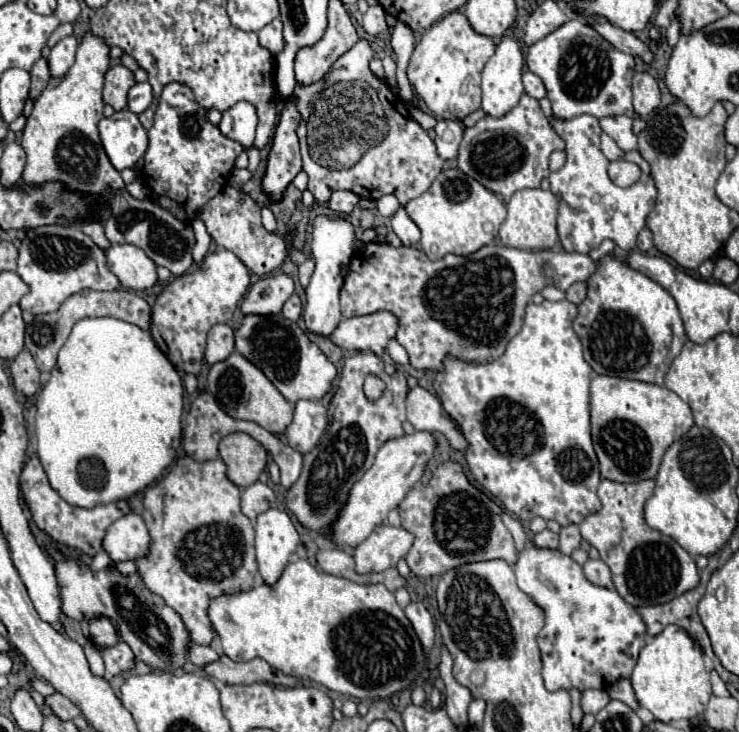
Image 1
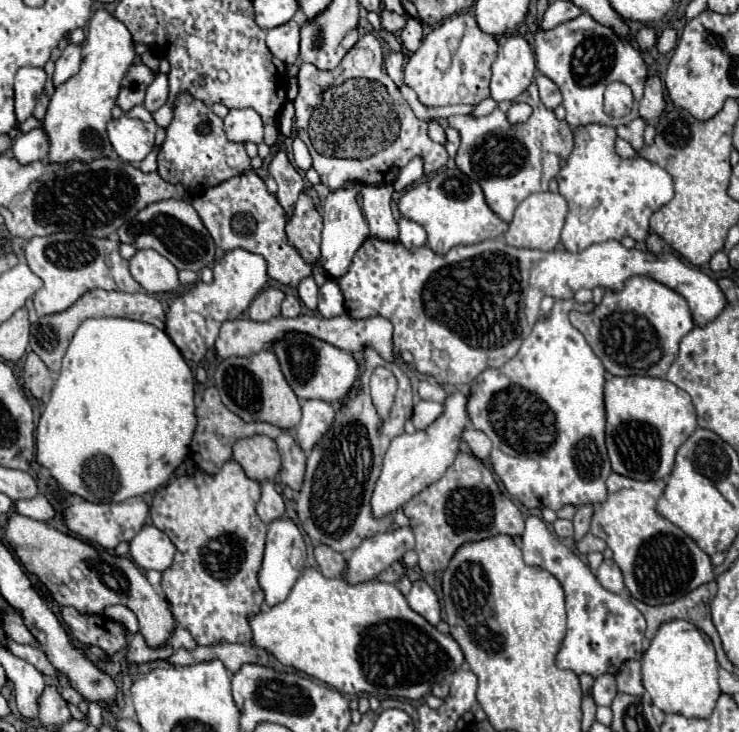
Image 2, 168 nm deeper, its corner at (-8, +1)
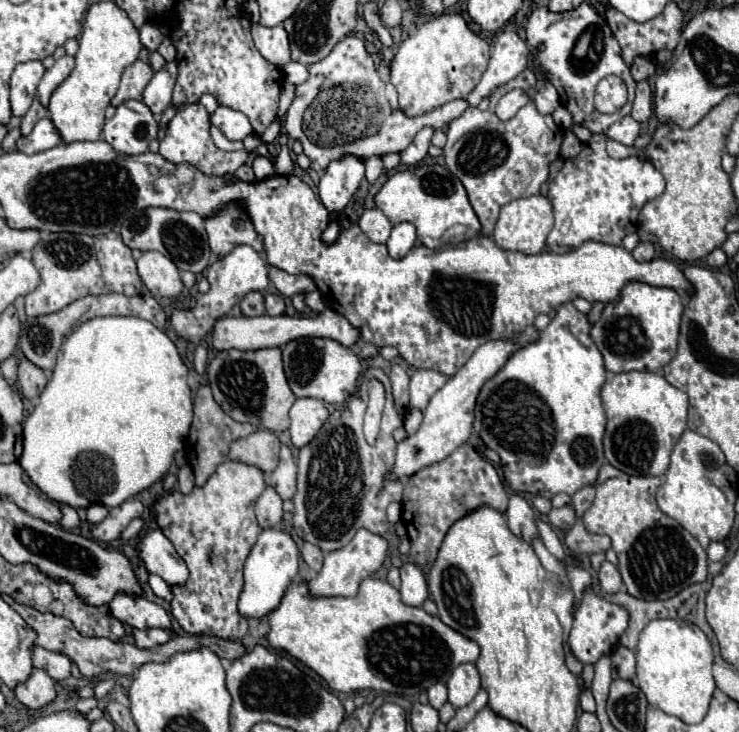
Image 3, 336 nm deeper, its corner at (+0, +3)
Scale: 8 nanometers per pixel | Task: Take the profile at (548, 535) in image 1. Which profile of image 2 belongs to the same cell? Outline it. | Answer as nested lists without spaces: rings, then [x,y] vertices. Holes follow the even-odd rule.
[[[557,519],[557,521],[553,523],[553,529],[555,529],[557,537],[561,537],[561,539],[569,539],[569,537],[573,537],[573,523],[571,523],[571,521]]]

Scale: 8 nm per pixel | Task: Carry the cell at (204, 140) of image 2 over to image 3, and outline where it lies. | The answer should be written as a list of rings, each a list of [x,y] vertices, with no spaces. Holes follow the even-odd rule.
[[[201,103],[185,105],[185,109],[177,111],[177,115],[169,121],[167,135],[159,145],[159,153],[171,161],[171,163],[191,163],[205,175],[225,175],[225,173],[235,173],[241,165],[247,163],[249,153],[247,151],[221,151],[215,147],[211,135],[209,135],[209,113]]]

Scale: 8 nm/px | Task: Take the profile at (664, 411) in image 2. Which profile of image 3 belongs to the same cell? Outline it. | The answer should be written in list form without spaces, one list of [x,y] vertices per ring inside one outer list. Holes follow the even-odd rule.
[[[629,371],[613,375],[601,389],[603,407],[607,413],[607,431],[605,431],[605,457],[607,461],[629,473],[629,475],[663,475],[669,467],[669,457],[673,445],[687,427],[687,395],[673,387],[663,375],[647,371]]]

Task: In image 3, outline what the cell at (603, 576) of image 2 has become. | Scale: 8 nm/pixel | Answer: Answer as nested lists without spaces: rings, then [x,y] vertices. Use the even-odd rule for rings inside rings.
[[[605,561],[601,565],[601,571],[599,571],[599,583],[607,593],[617,593],[621,589],[621,585],[623,585],[619,569],[615,565],[611,565],[609,561]]]

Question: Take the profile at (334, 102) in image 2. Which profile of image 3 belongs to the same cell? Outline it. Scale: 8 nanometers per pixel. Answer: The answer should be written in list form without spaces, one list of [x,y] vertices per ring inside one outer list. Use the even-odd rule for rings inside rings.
[[[355,35],[341,39],[325,59],[309,65],[309,73],[309,79],[297,85],[295,101],[285,115],[285,129],[293,139],[303,143],[303,151],[311,159],[311,169],[317,173],[325,171],[329,161],[345,153],[367,159],[371,155],[405,151],[423,127],[445,127],[469,107],[465,99],[455,99],[421,117],[407,117],[399,109],[391,111],[385,97],[385,83],[379,79],[363,39]],[[373,137],[377,137],[377,145],[363,145]]]

